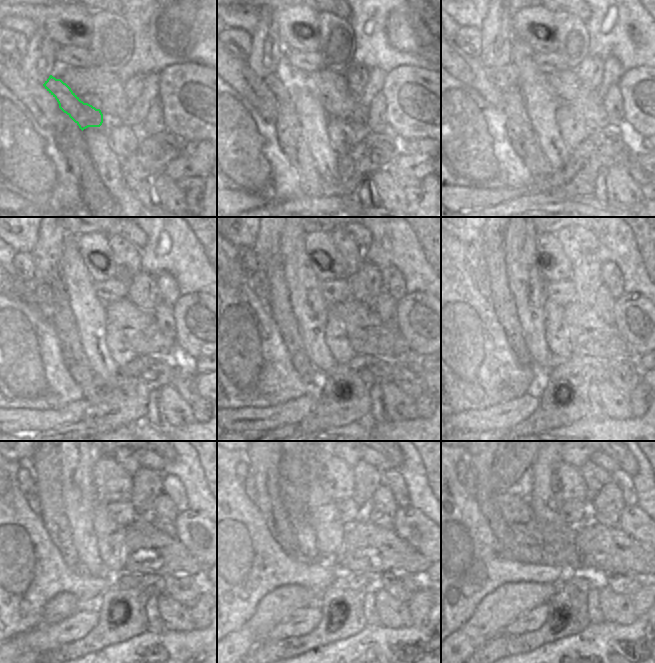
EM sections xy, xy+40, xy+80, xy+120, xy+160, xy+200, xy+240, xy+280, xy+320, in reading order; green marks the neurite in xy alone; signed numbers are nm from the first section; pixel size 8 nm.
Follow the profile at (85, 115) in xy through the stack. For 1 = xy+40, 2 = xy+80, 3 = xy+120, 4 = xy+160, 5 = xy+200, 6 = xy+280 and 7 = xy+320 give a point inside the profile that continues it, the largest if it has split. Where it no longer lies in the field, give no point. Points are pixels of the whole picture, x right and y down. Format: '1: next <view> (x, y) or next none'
1: next xy+40 (274, 81)
2: next xy+80 (498, 76)
3: next xy+120 (43, 293)
4: next xy+160 (259, 282)
5: next xy+200 (481, 278)
6: next xy+280 (249, 483)
7: next xy+320 (470, 479)

